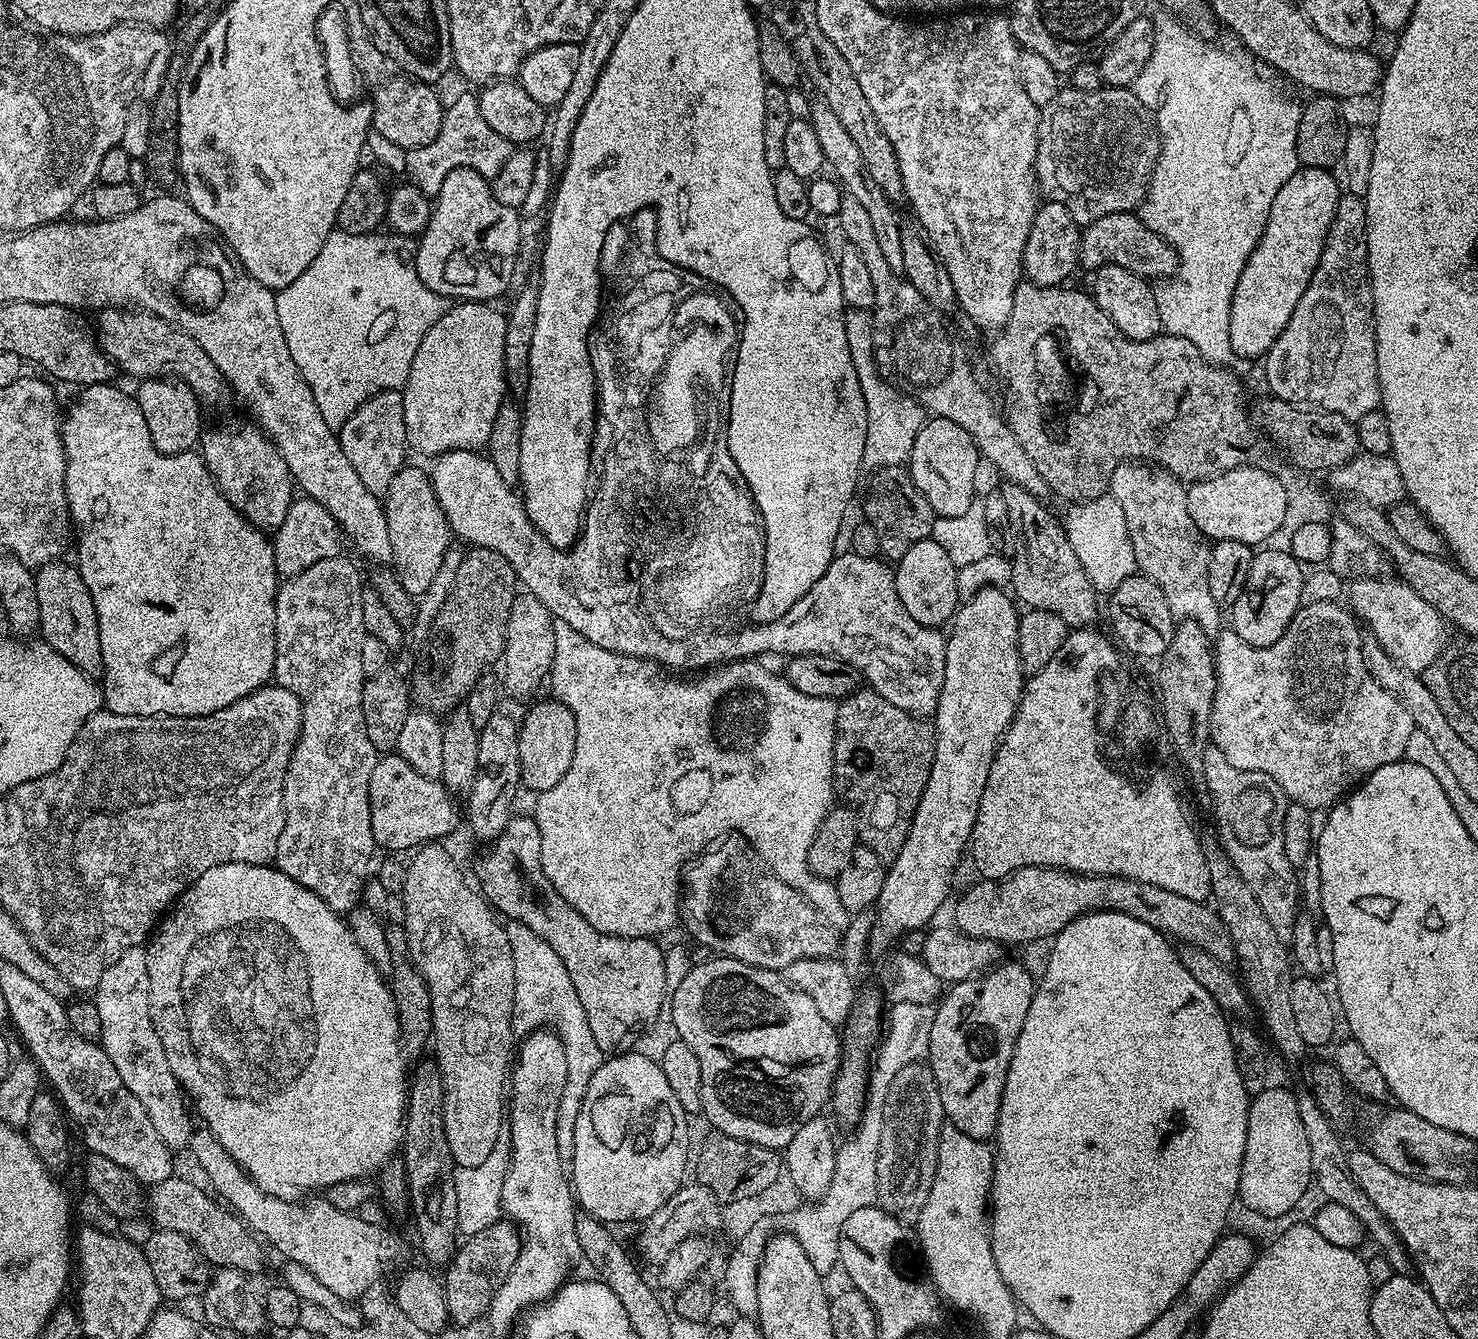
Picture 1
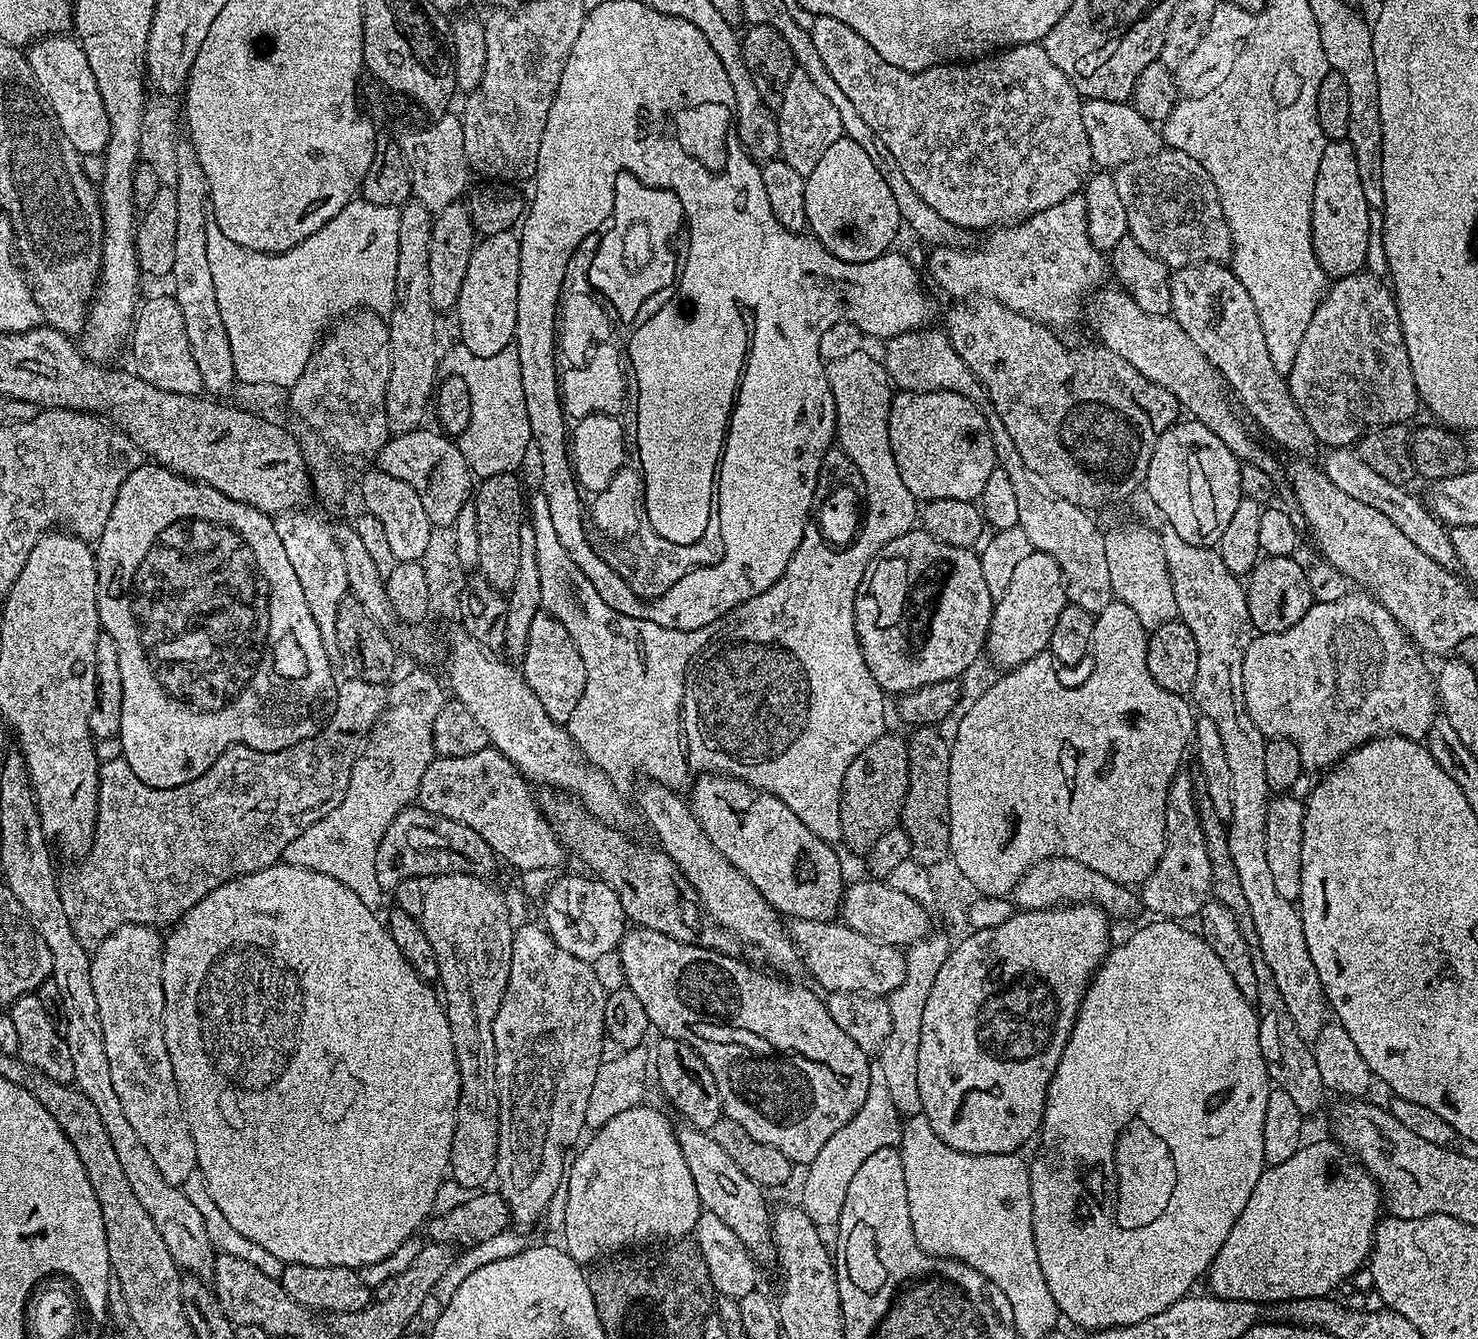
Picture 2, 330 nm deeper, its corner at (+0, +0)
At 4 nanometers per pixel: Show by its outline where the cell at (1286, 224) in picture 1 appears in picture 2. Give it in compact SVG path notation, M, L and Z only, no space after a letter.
M1347 142L1328 143L1316 186L1316 209L1312 211L1312 254L1325 277L1339 278L1361 271L1368 256L1368 214L1355 154Z

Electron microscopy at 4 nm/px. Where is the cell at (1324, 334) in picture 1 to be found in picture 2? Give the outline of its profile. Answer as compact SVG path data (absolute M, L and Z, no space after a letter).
M1361 270L1349 276L1333 279L1330 287L1320 297L1320 304L1314 310L1310 322L1306 326L1305 333L1302 334L1302 340L1294 354L1292 368L1288 371L1286 383L1288 393L1292 397L1296 408L1320 444L1324 443L1325 446L1352 446L1359 441L1361 436L1367 436L1373 430L1384 430L1389 426L1398 426L1394 424L1400 424L1404 420L1404 384L1406 388L1404 339L1400 334L1400 320L1396 317L1395 301L1386 291L1386 288L1385 292L1383 286L1368 273L1368 270Z

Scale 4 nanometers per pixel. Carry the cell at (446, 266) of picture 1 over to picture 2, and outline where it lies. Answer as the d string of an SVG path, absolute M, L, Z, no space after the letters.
M515 231L485 236L475 245L470 254L469 265L466 266L464 280L464 302L460 302L460 314L464 308L464 335L460 340L466 340L471 348L486 352L501 352L507 344L513 343L516 334L516 303L518 302L518 274L520 273L520 238Z

